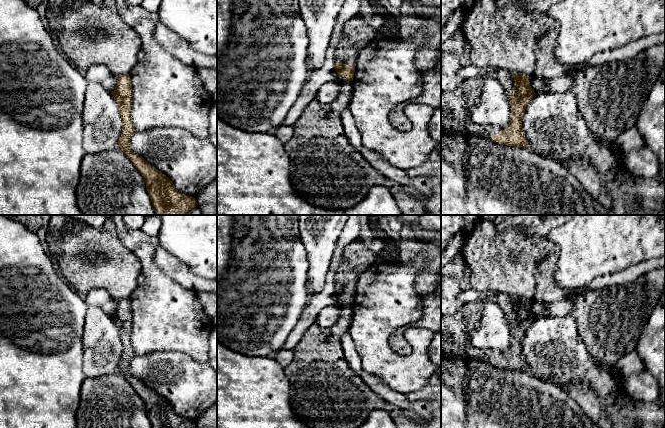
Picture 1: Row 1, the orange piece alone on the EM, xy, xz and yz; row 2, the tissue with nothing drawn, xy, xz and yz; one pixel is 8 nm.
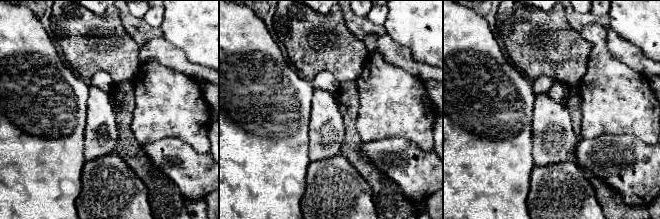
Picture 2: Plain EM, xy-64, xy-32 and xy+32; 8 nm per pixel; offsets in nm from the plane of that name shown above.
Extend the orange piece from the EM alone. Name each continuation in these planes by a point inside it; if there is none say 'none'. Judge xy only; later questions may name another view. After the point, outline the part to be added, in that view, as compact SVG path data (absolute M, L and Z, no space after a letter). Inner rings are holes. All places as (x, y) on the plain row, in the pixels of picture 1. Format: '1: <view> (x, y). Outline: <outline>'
none

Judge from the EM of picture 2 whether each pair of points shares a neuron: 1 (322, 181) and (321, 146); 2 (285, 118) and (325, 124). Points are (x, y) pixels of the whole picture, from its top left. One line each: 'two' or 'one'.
1: two
2: two

